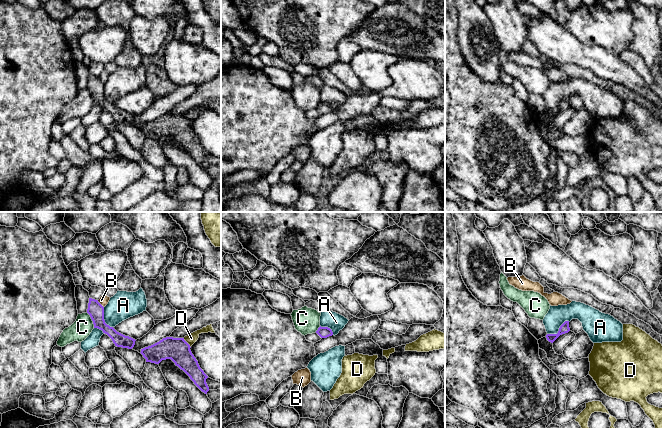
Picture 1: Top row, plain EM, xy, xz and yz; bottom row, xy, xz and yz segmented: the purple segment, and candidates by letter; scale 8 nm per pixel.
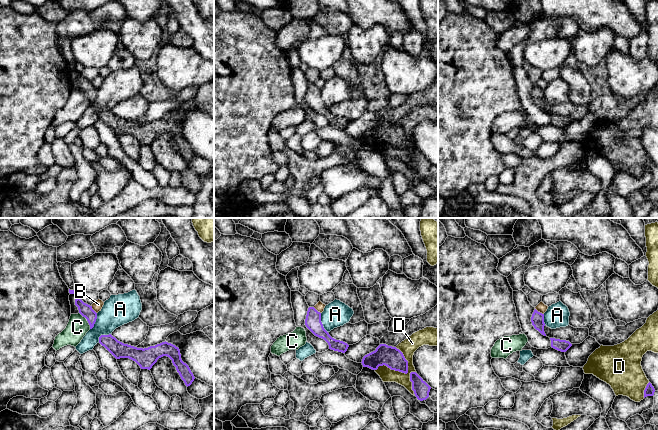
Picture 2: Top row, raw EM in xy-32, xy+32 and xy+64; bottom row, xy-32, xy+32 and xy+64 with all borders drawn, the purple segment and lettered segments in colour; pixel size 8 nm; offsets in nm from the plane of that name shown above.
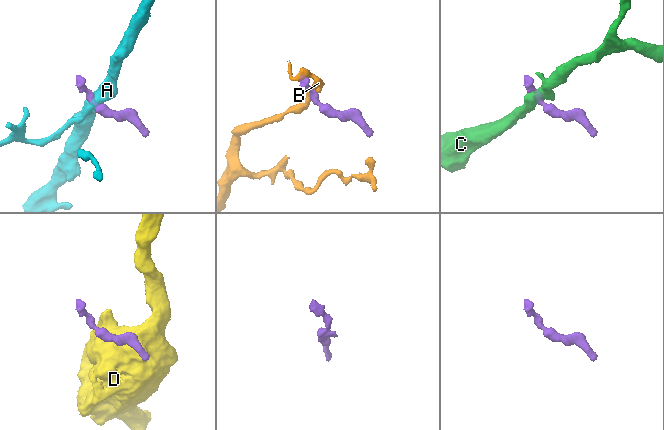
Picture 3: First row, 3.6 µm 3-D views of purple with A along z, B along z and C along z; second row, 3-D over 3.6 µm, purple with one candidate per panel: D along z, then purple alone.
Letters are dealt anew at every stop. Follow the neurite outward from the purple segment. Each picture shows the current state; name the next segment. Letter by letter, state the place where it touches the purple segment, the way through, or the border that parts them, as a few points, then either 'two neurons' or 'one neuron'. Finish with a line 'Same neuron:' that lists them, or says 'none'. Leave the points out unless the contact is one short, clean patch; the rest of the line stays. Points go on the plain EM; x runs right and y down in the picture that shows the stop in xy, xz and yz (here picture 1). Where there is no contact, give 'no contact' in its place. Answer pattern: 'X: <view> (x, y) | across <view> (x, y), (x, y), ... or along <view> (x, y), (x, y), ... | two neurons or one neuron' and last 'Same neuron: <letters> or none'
A: yz (559, 106) | along yz (569, 97), (565, 97), (556, 109), (547, 110) | two neurons
B: xy (100, 80) | along xy (97, 76), (103, 83) | two neurons
C: xy (92, 96) | along xy (86, 88), (94, 103) | two neurons
D: xy (187, 119) | two neurons
Same neuron: none

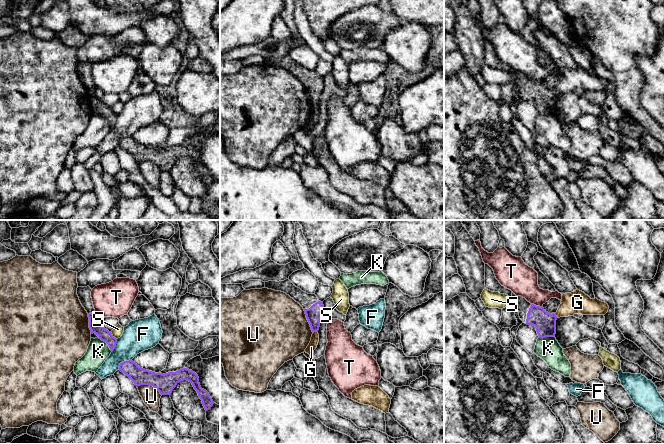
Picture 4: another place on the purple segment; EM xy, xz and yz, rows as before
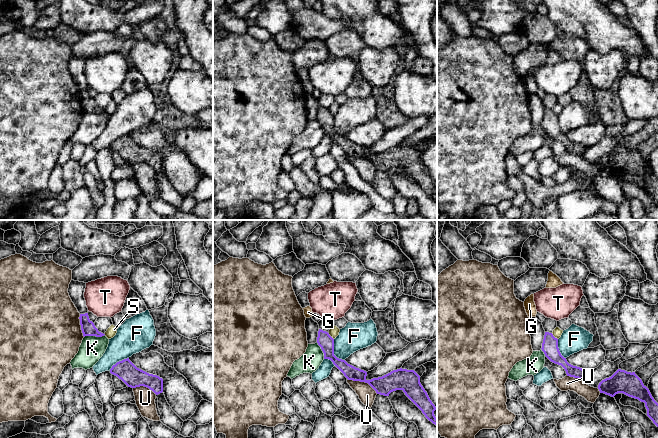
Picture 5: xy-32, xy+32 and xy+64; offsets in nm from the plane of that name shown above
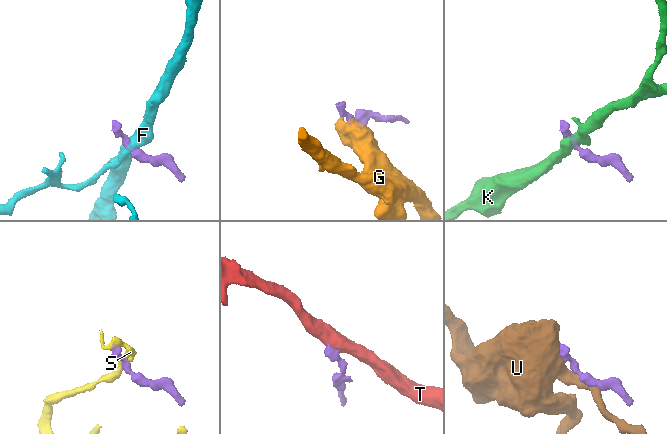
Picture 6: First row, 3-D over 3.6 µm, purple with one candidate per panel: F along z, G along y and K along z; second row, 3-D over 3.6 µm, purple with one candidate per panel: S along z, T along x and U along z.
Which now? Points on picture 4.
F: xy (124, 137) | along xy (131, 135), (124, 136), (118, 144) | two neurons
G: xz (315, 107) | along xz (317, 107), (313, 109) | two neurons
K: xy (106, 118) | along xy (98, 113), (107, 120), (111, 127) | two neurons
S: xy (112, 112) | along xy (110, 108), (116, 115) | two neurons
T: yz (535, 81) | along yz (531, 79), (541, 83) | two neurons
U: xy (150, 161) | two neurons
Same neuron: none

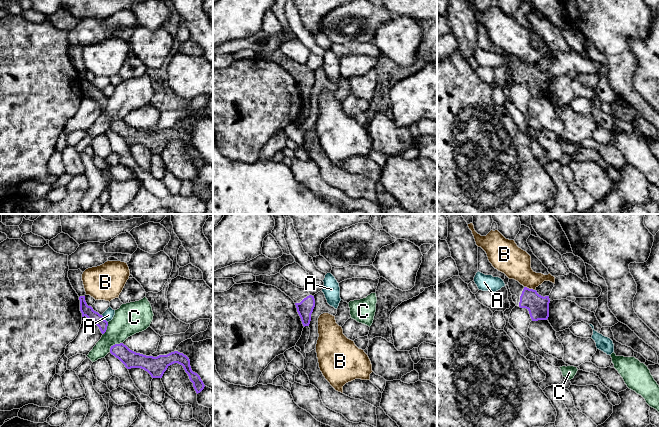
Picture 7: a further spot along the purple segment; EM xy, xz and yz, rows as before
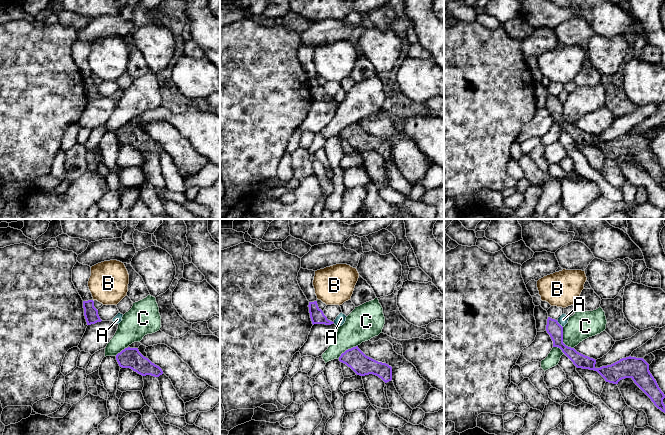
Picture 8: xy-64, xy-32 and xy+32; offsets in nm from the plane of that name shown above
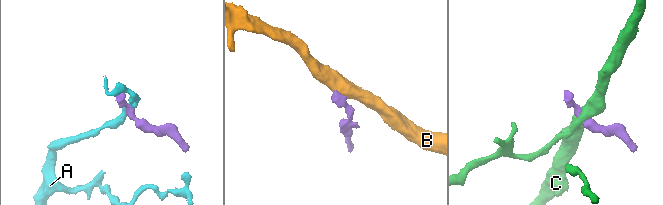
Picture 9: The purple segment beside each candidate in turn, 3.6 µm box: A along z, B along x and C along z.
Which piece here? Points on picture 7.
A: xy (103, 95) | along xy (101, 91), (107, 98) | two neurons
B: yz (528, 64) | along yz (524, 62), (534, 66) | two neurons
C: xy (115, 120) | along xy (122, 118), (115, 119), (109, 127) | two neurons
Same neuron: none

